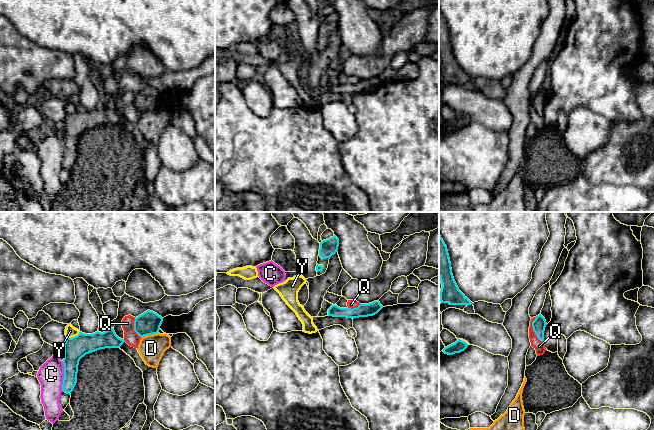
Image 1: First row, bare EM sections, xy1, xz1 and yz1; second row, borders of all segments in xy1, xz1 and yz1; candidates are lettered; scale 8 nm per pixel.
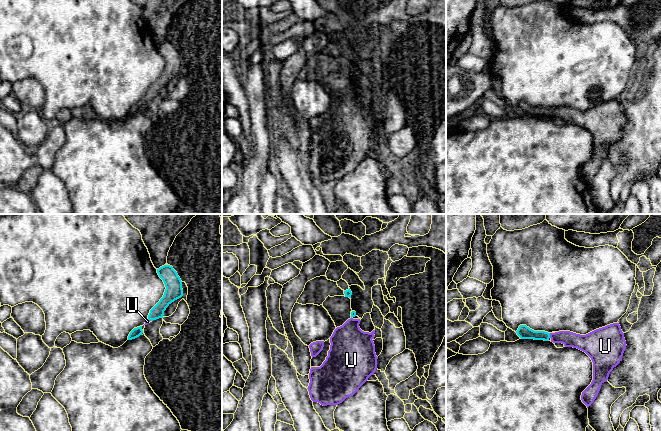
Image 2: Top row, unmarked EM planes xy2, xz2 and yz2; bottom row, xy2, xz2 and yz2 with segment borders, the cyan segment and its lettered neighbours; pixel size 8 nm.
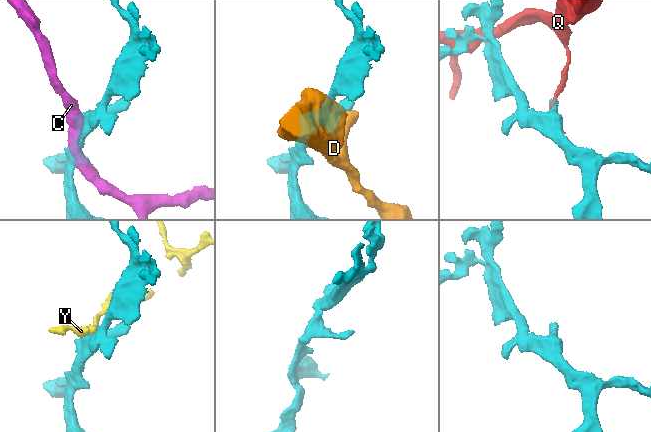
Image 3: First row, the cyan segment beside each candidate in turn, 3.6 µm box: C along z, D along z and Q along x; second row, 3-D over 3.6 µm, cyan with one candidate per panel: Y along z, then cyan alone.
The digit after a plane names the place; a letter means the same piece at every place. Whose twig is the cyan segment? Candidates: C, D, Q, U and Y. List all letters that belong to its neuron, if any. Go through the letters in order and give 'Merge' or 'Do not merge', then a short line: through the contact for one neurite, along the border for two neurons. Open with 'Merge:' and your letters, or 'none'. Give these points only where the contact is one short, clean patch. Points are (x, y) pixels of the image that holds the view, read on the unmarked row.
Merge: U
C: Do not merge
D: Do not merge. Line: xy1 (157, 108), (151, 111), (144, 111), (141, 114)
Q: Do not merge. Line: yz1 (536, 92), (532, 98), (532, 106), (542, 118)
U: Merge
Y: Do not merge. Line: xy1 (79, 107), (76, 111), (67, 114)

